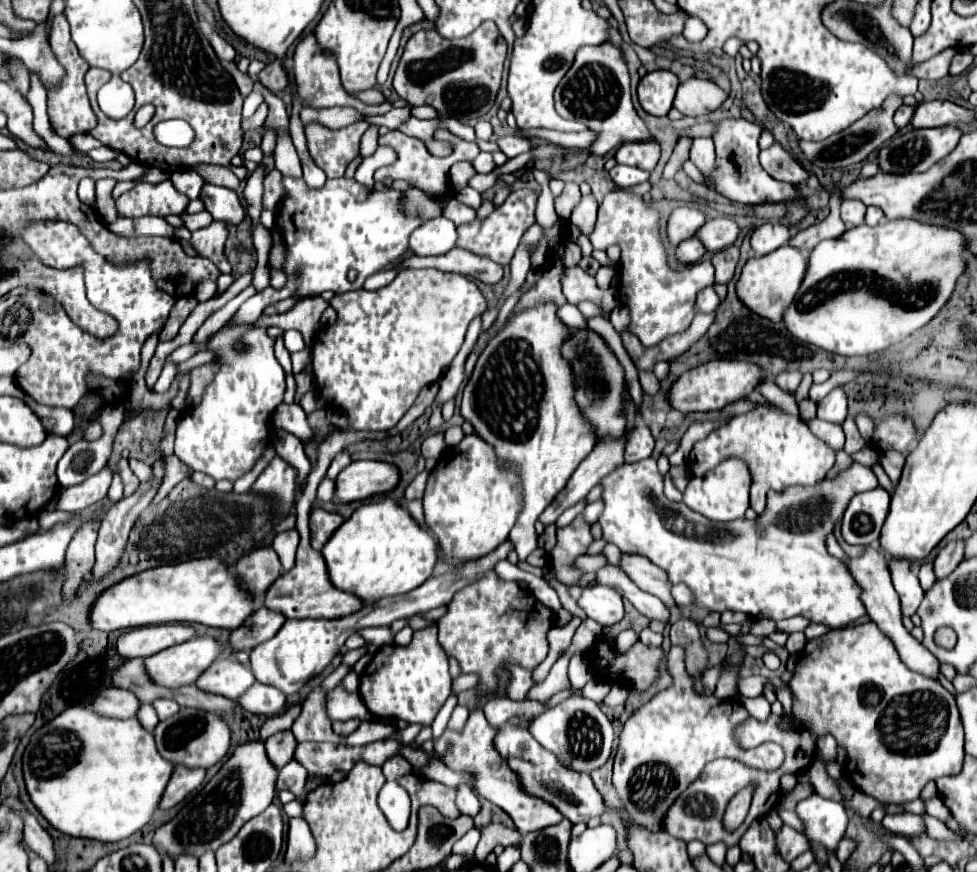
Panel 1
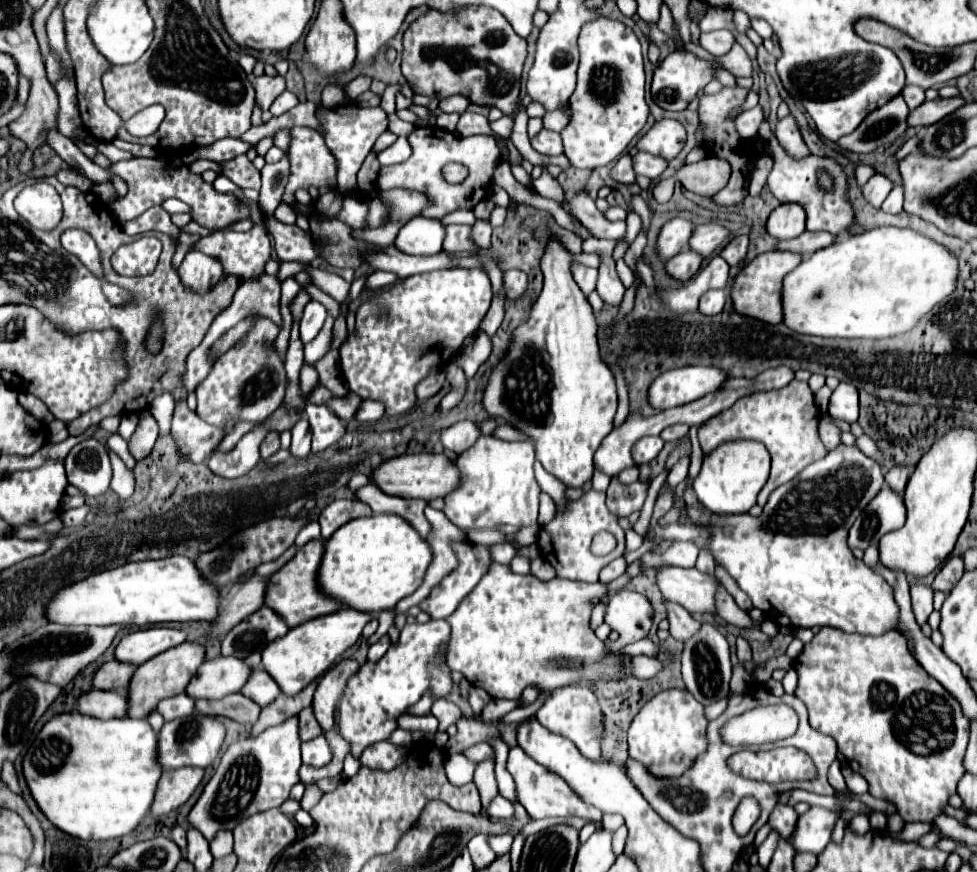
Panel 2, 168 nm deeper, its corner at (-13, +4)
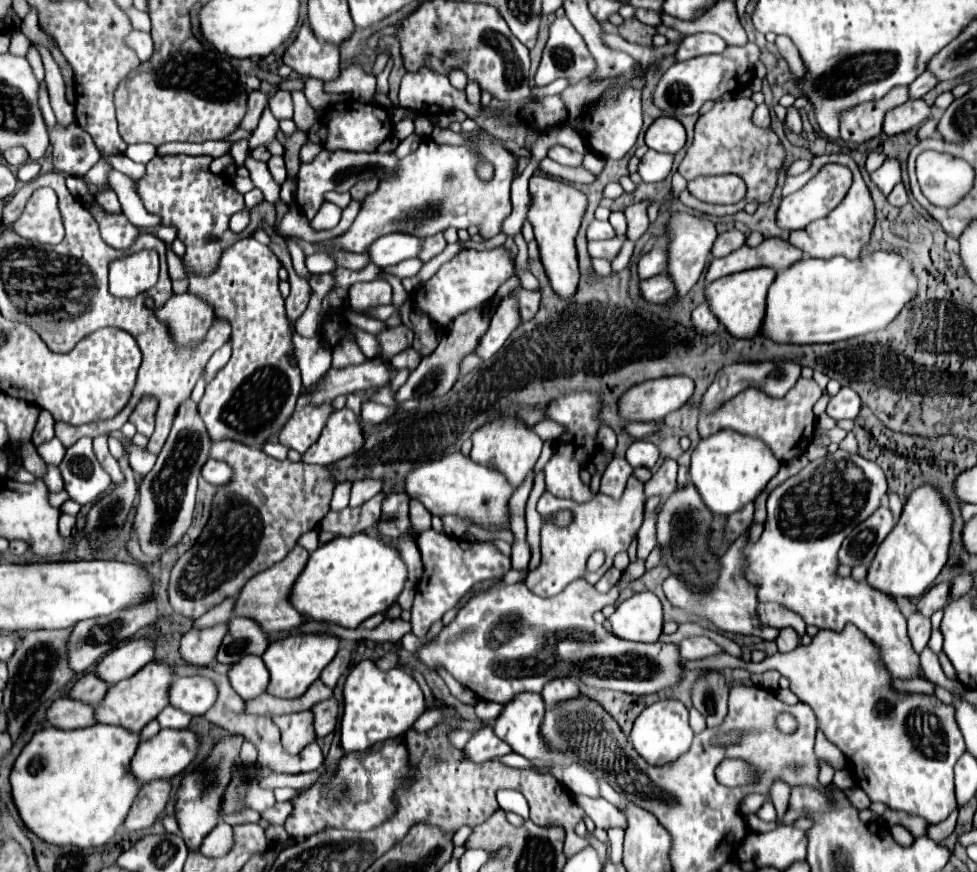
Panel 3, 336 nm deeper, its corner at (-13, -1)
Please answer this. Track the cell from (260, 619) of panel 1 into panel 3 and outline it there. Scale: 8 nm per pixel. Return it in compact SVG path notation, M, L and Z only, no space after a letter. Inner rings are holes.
M232 616L216 660L222 664L234 664L244 654L264 654L268 644L268 634L264 634L254 620Z

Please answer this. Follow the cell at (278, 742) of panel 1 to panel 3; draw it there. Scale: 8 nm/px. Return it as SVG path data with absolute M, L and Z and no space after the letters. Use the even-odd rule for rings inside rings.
M328 698L324 702L318 702L314 708L314 728L316 728L316 736L326 736L336 728L336 720L338 720L338 700L336 698Z

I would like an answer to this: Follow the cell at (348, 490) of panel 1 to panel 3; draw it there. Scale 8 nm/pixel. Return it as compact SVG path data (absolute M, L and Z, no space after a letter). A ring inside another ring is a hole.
M458 452L412 470L406 480L406 492L410 498L420 500L430 514L458 514L470 516L486 526L504 526L506 504L512 496L512 486L494 468L478 466L470 460L470 456Z

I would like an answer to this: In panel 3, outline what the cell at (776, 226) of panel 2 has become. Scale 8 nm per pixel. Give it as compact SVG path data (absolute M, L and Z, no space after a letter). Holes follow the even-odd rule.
M838 164L824 166L816 178L812 178L808 184L804 184L804 188L782 198L782 204L778 208L778 226L786 228L786 230L800 230L800 228L808 226L812 220L828 216L828 212L832 212L842 202L850 184L852 184L852 172L848 168L838 166Z

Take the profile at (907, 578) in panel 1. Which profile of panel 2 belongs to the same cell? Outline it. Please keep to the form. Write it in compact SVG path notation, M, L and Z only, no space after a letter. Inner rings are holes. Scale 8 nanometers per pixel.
M912 581L910 583L910 595L912 595L912 609L916 615L916 621L922 625L928 621L932 613L932 587L922 583L922 581Z

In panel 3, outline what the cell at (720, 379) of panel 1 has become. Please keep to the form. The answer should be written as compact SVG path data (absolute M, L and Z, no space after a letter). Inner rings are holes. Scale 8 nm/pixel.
M666 376L656 380L646 380L644 384L636 384L636 388L630 388L624 392L624 400L620 400L620 416L628 422L654 422L662 420L670 412L682 408L688 398L694 392L694 382L688 380L688 376Z

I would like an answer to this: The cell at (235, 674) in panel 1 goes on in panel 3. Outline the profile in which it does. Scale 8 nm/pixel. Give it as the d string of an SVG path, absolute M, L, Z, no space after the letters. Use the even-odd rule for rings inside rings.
M190 676L172 680L168 700L174 708L180 708L190 716L202 716L214 706L216 696L218 692L212 680L202 676Z

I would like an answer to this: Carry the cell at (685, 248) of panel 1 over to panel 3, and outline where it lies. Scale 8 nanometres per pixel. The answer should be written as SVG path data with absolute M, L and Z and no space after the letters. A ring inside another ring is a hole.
M658 274L650 280L640 282L640 296L646 302L654 302L654 304L662 304L666 300L672 300L674 296L674 284L666 274Z

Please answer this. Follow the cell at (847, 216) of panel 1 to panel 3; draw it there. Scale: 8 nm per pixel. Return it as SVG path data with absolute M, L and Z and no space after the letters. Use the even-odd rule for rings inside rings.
M888 158L878 170L874 170L872 180L876 182L876 186L884 192L884 196L888 196L892 192L892 188L902 180L902 168L900 162L896 158Z

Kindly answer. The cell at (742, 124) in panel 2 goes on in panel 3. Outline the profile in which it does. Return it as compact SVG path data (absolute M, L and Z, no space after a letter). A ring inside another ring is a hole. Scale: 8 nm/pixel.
M760 104L760 106L756 108L752 120L754 120L756 126L770 126L770 122L772 122L772 118L770 118L770 108L768 108L766 104Z

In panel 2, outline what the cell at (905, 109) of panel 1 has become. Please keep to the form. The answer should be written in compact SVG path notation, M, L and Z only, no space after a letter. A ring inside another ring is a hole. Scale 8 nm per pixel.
M904 87L904 99L906 99L906 105L910 107L910 111L914 111L916 107L920 107L926 99L924 99L924 89L920 87Z

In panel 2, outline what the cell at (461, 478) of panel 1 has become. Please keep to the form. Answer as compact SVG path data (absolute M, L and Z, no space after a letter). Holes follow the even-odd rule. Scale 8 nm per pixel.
M490 435L462 451L454 465L460 471L460 485L444 497L444 515L460 529L500 529L502 525L526 527L538 519L540 485L534 471L532 443L508 443Z

